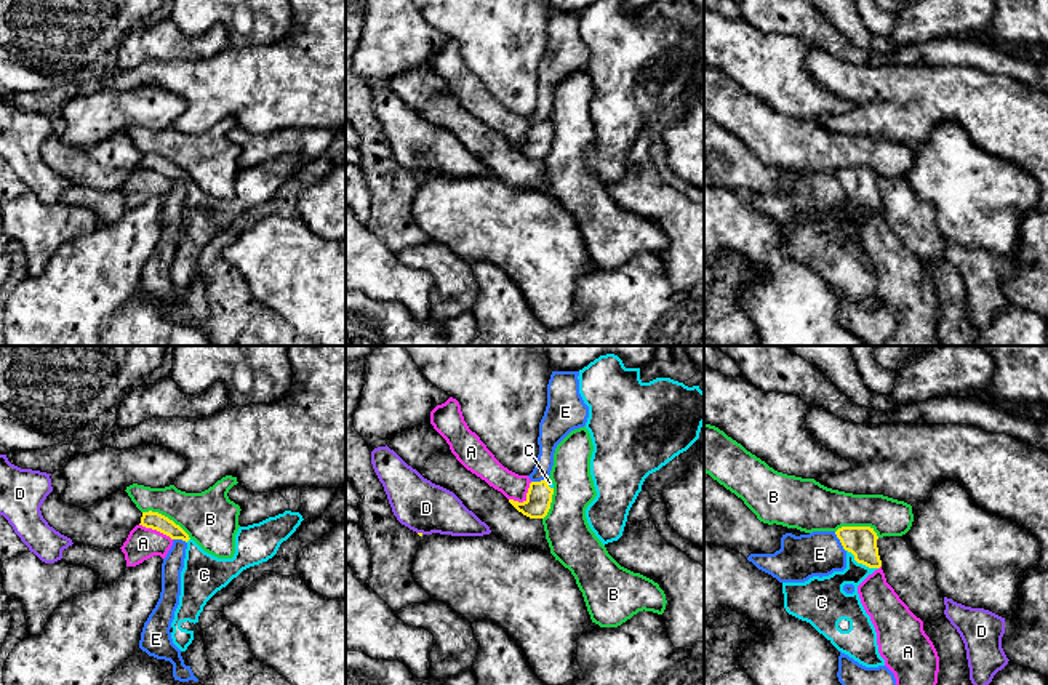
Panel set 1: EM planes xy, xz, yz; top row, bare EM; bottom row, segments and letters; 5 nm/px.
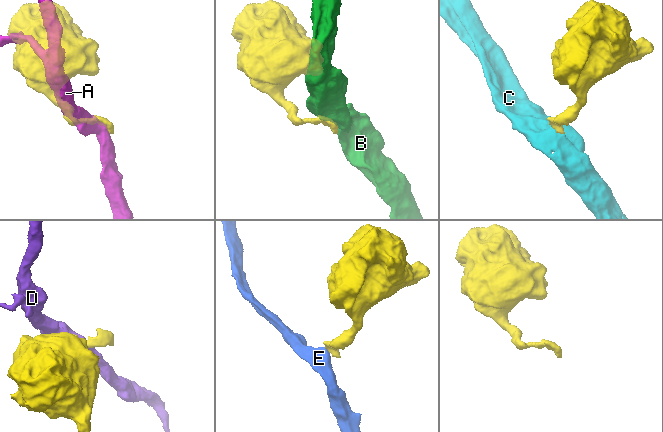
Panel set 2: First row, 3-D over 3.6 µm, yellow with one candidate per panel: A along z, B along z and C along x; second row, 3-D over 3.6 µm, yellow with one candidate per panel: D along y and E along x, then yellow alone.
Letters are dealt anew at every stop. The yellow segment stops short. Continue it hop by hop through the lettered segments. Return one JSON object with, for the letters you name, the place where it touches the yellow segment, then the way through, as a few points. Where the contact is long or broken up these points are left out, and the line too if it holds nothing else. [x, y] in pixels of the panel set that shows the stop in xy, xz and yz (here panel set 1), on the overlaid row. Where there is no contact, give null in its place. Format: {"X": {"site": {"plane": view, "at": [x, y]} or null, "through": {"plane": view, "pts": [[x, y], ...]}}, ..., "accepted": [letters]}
{"C": {"site": {"plane": "yz", "at": [861, 562]}, "through": {"plane": "yz", "pts": [[861, 541], [861, 562], [824, 596]]}}, "accepted": ["C"]}

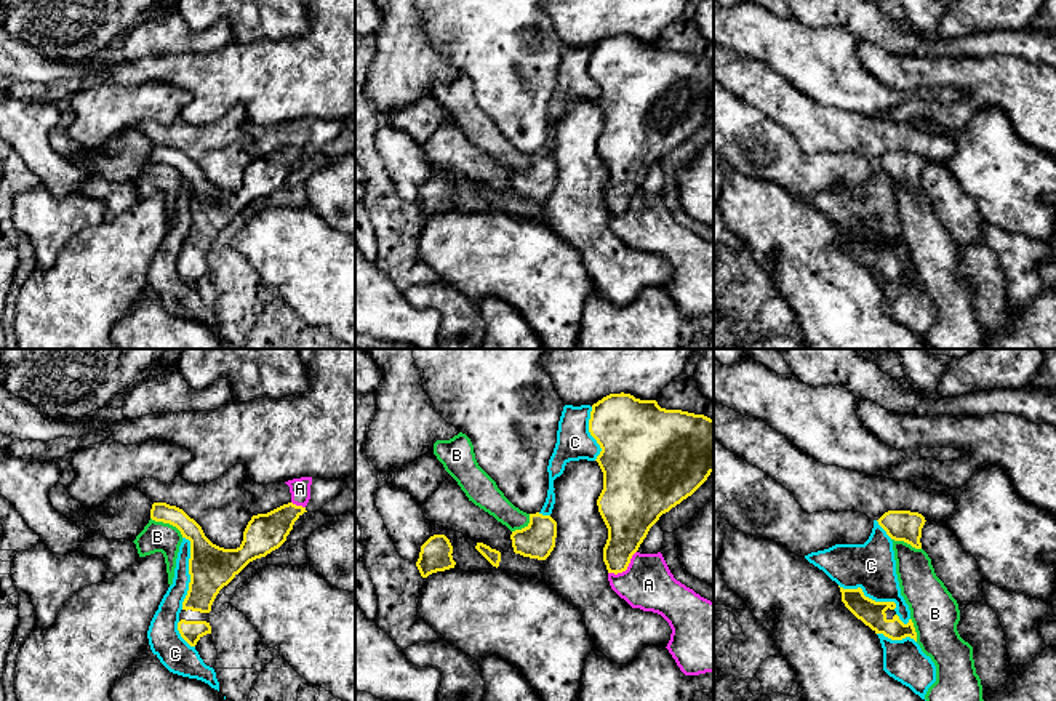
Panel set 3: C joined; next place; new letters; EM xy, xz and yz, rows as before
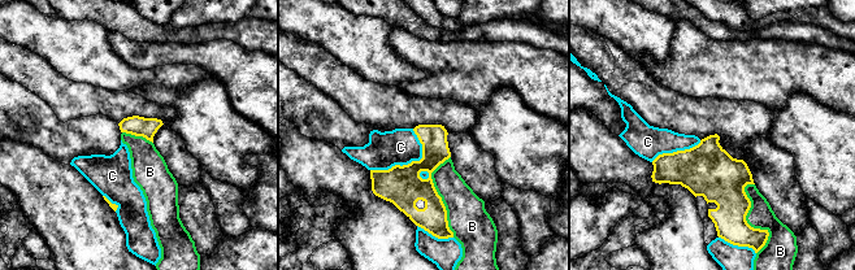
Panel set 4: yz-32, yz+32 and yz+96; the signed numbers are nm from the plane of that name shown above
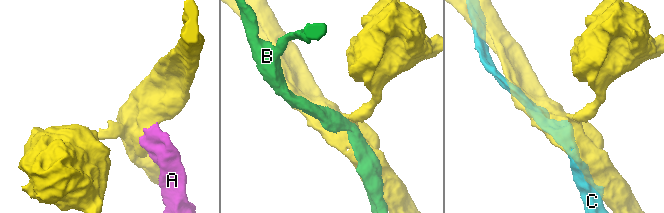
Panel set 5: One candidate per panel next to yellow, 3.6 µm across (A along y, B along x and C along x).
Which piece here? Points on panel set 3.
{"accepted": []}

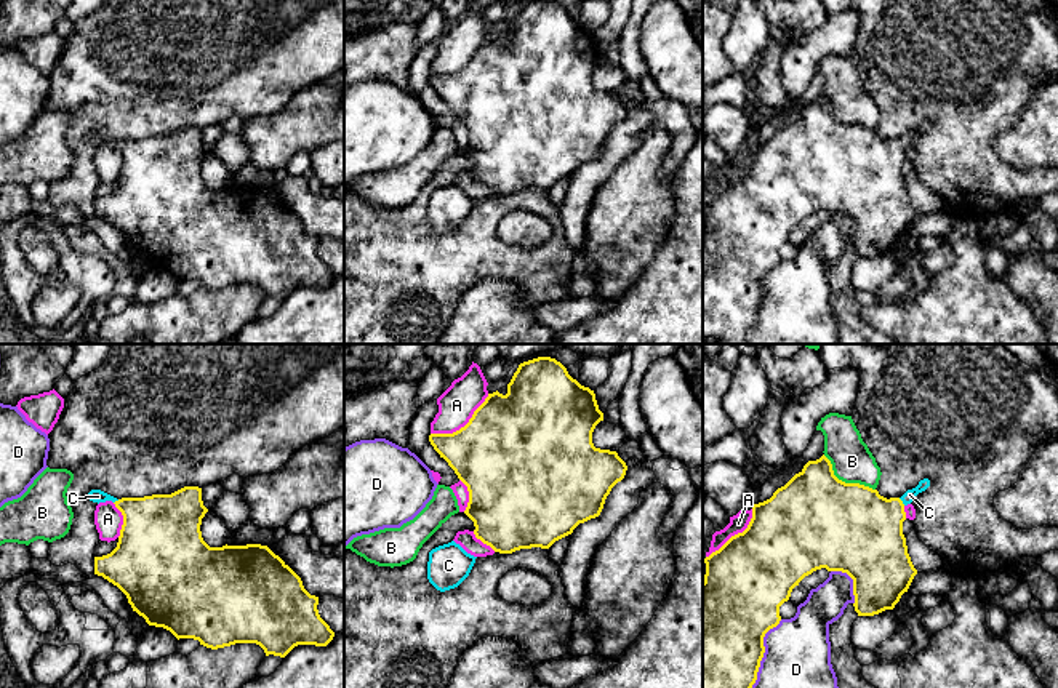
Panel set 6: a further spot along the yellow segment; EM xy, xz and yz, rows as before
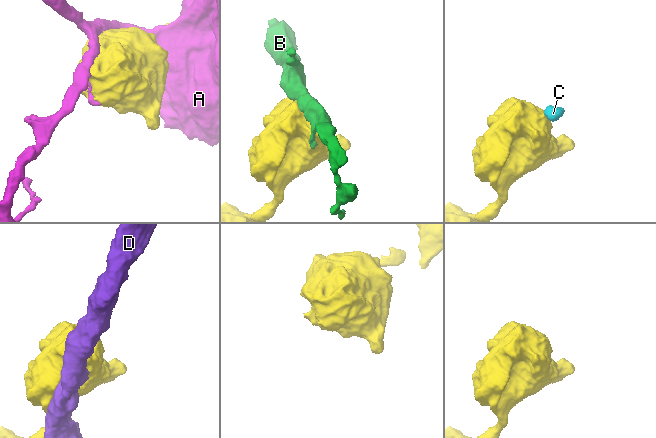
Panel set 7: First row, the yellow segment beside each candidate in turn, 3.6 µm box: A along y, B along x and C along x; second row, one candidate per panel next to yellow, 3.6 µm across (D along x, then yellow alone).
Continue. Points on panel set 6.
{"C": {"site": {"plane": "yz", "at": [901, 501]}, "through": {"plane": "yz", "pts": [[861, 530], [885, 517], [901, 501], [909, 495]]}}, "accepted": ["C"]}

